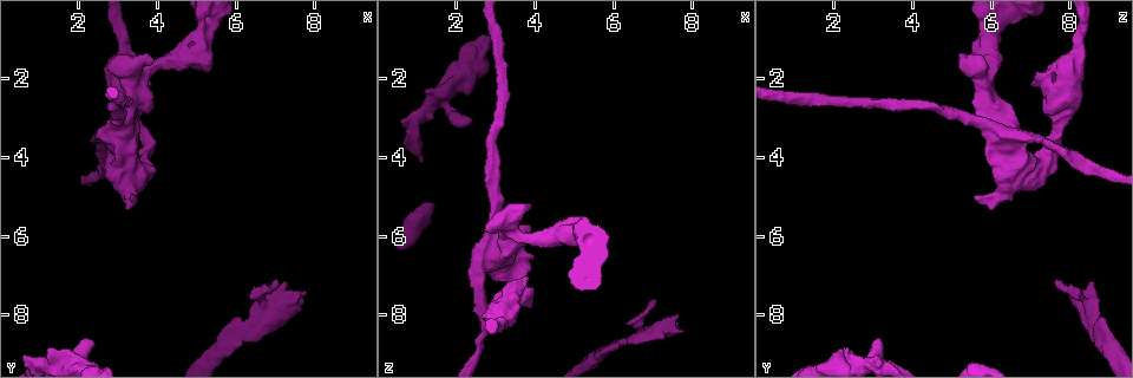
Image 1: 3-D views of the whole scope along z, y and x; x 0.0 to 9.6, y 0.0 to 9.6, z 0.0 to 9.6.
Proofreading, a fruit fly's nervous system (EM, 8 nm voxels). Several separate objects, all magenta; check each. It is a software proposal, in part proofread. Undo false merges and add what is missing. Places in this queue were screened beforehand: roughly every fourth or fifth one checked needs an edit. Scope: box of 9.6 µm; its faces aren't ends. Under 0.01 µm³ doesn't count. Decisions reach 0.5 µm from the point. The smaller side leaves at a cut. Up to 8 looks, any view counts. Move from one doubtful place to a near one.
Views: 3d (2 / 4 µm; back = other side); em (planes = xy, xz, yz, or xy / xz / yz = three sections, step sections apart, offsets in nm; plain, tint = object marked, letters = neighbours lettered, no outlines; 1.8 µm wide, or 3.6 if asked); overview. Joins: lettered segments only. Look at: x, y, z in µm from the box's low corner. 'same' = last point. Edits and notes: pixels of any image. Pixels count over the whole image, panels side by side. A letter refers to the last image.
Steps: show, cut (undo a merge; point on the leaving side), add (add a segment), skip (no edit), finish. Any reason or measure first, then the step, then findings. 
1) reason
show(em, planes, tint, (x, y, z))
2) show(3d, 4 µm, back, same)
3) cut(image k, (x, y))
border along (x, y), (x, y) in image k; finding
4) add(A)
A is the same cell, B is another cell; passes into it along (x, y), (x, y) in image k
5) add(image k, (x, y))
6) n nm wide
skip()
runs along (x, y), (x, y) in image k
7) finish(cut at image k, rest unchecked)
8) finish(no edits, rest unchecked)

abrupt turn
show(em, planes, letters, (3.40, 2.10, 5.80))

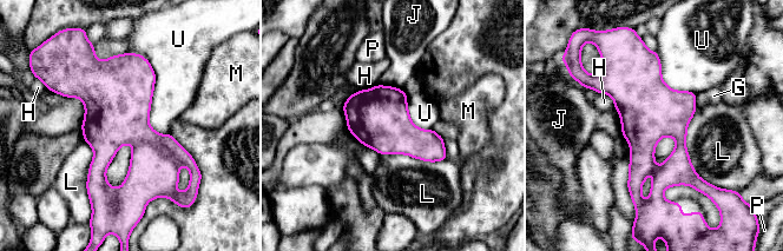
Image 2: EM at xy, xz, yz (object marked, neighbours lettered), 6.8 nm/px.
U touches over 650 nm
skip()
G, H, J, L, M, P and U are other cells; border along (127, 52), (168, 134) in image 2; one neuron here

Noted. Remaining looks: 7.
sudden change in width
show(em, 3.6 µm, xz, step 8, tint, (3.25, 4.70, 6.35))

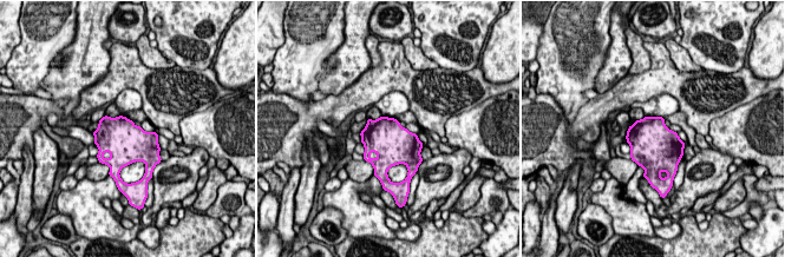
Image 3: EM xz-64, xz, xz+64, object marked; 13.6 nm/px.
show(em, 3.6 µm, xz, step 8, letters, same)

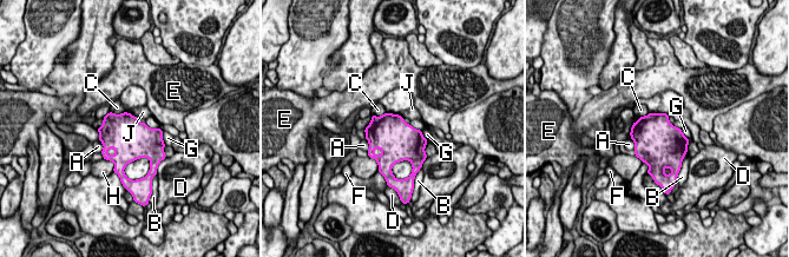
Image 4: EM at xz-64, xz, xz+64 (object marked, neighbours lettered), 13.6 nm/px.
600 nm wide
skip()
A, B, C, D, E, F, G, H and J are other cells; border along (130, 113), (138, 117) in image 4; continuous, no second neuron

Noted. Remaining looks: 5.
an open end
show(3d, 2 µm, (6.30, 7.90, 8.75))

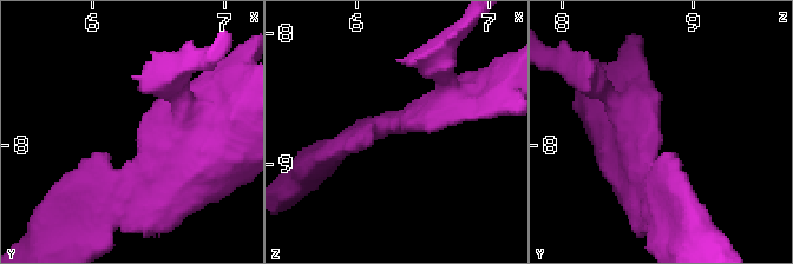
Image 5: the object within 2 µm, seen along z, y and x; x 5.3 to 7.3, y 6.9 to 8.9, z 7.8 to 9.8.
need the tissue
show(em, xy, step 16, letters, (6.38, 7.92, 8.78))

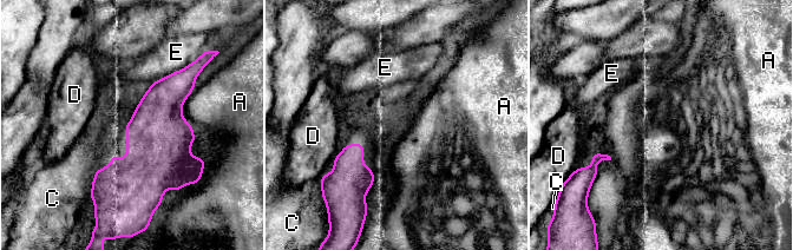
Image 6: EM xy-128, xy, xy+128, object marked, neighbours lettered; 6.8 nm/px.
skip()
A, C, D and E are other cells; border along (195, 89), (182, 106), (191, 126) in image 6; none of them fits

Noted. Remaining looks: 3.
finish(no edits, rest unchecked)

